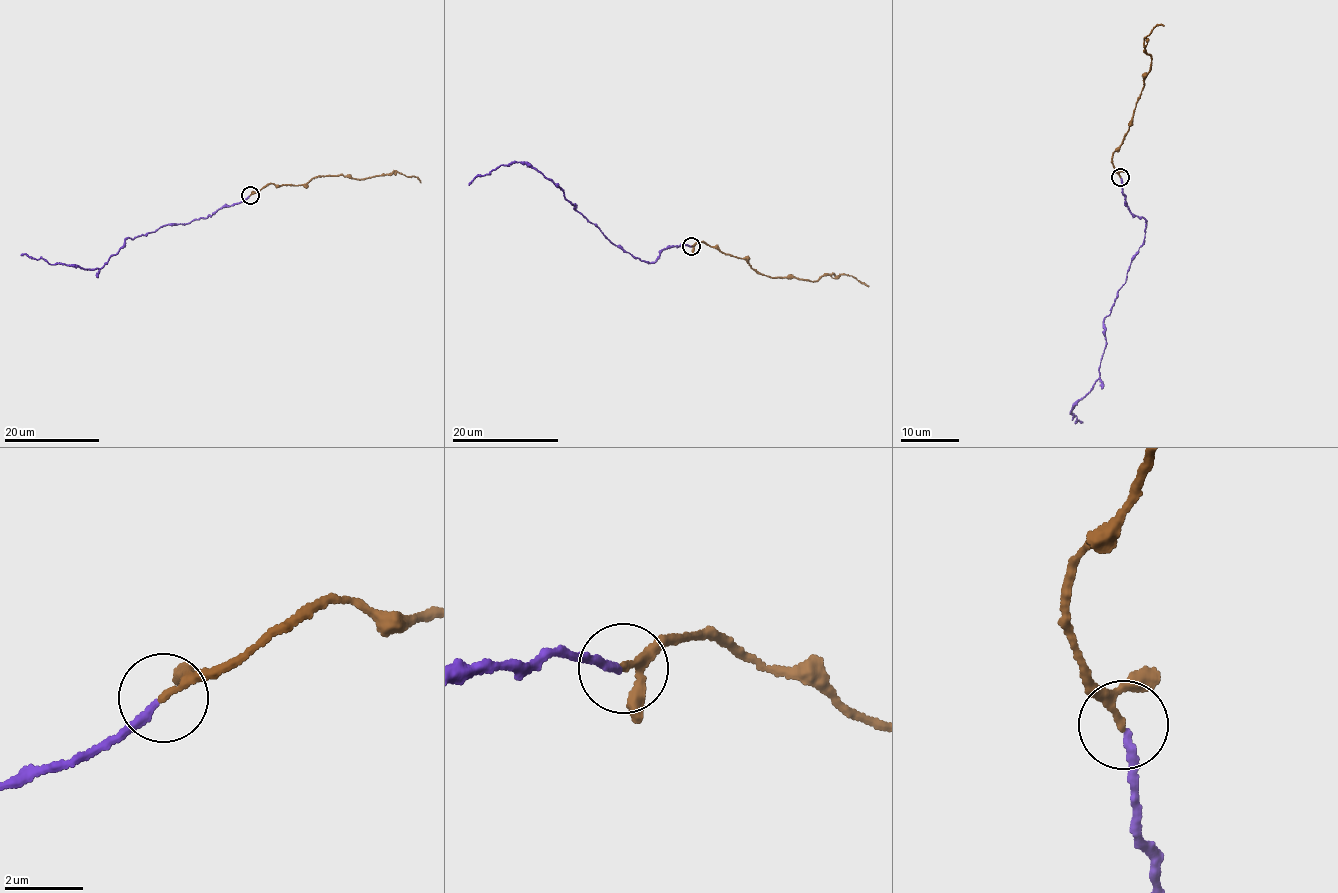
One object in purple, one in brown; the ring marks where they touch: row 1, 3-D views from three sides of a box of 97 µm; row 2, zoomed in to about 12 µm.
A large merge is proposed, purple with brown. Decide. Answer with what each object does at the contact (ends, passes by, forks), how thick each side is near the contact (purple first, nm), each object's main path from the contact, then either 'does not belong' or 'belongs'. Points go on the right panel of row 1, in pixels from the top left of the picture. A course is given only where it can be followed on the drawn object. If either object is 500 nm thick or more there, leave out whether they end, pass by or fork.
purple ends; brown passes by; calibres 180 and 140 nm; course purple (1120, 177), (1122, 194), (1132, 214), (1144, 218), (1145, 233), (1105, 318), (1099, 377), (1069, 413), (1082, 422); course brown (1121, 176), (1112, 161), (1114, 151), (1130, 124), (1152, 66), (1144, 39), (1151, 30), (1164, 26); belongs

